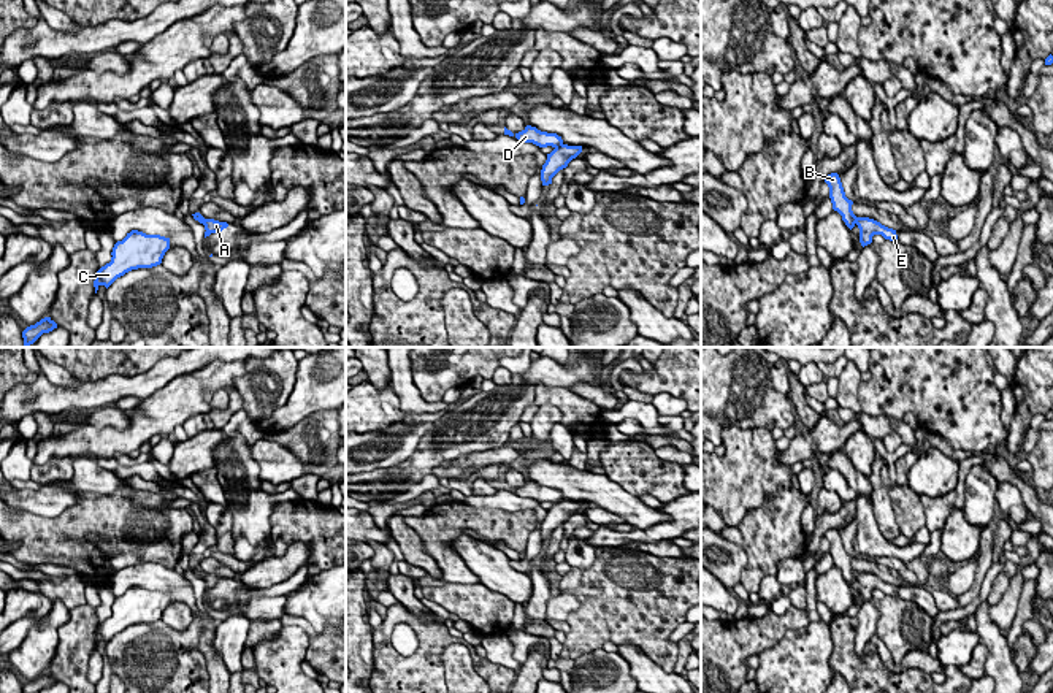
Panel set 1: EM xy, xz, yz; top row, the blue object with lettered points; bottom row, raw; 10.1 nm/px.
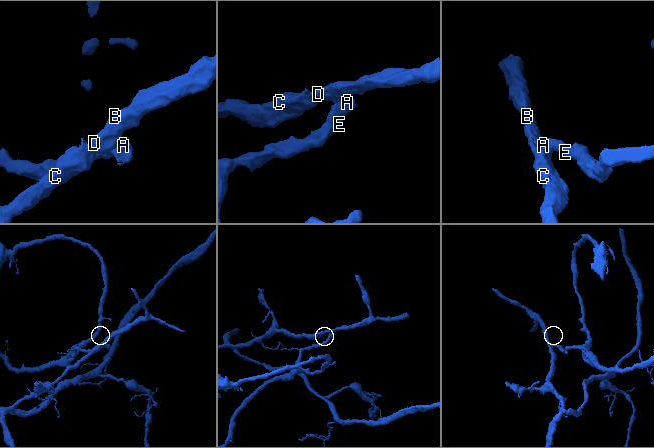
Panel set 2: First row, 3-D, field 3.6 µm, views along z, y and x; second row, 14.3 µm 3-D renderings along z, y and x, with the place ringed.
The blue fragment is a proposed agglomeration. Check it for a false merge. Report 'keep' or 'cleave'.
cleave

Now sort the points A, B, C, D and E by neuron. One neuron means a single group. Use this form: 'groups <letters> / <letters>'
groups A E / B C D

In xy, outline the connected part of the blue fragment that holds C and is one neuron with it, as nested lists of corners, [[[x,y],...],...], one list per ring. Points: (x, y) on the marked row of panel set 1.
[[[132,230],[122,241],[114,244],[111,262],[97,271],[94,281],[95,293],[100,285],[108,289],[117,278],[132,270],[160,265],[168,249],[170,238]]]

